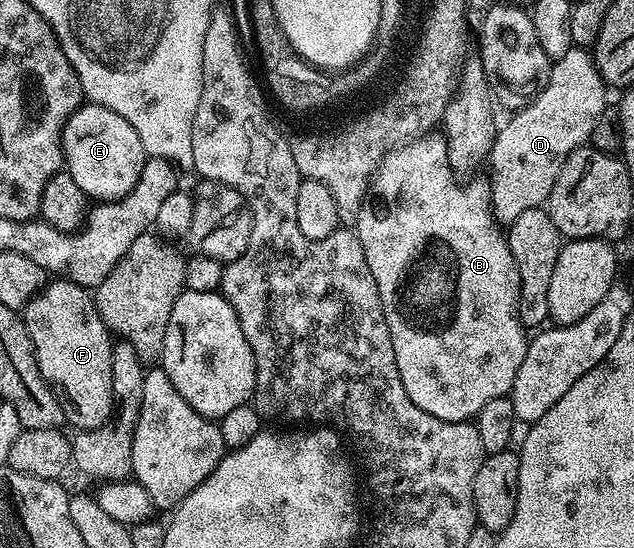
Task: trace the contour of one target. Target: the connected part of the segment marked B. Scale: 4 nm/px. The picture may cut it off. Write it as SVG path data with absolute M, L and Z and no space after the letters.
M423 133L418 137L412 137L392 148L380 159L378 167L369 179L369 194L360 204L359 213L353 220L353 230L361 241L365 261L369 261L369 273L373 273L373 281L377 281L377 293L381 297L381 309L389 325L393 353L397 357L397 369L401 373L401 385L405 385L405 393L409 393L417 409L425 409L425 413L441 417L441 421L462 423L474 420L481 405L493 401L493 397L510 396L517 369L525 359L529 339L528 336L523 336L525 328L519 319L519 270L513 261L513 253L507 244L504 228L495 220L491 211L491 192L488 184L467 183L462 187L455 180L456 172L447 160L446 138L442 134L433 134L435 133Z

